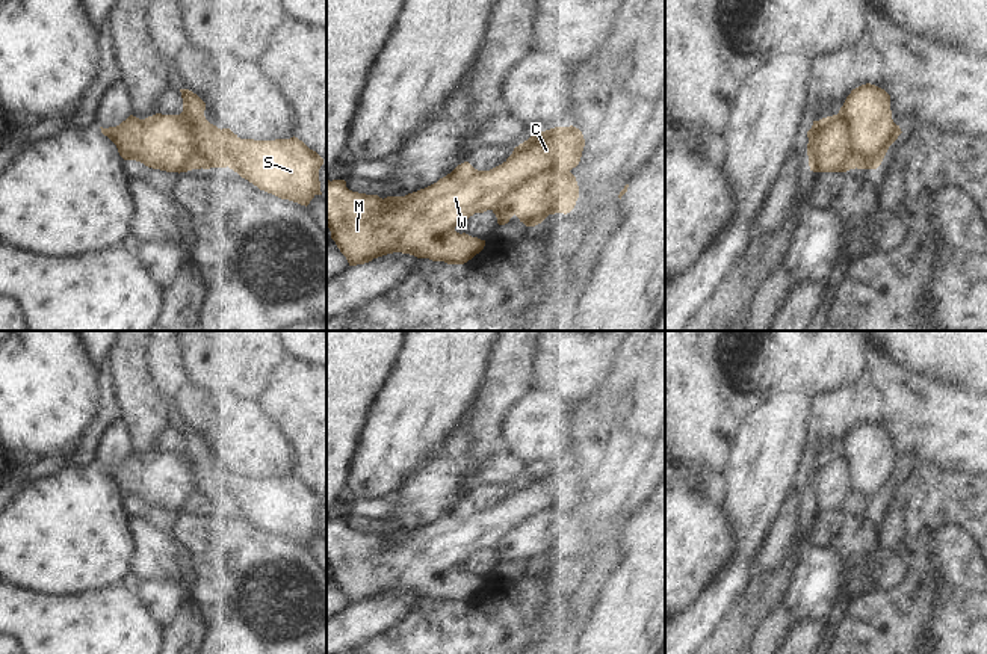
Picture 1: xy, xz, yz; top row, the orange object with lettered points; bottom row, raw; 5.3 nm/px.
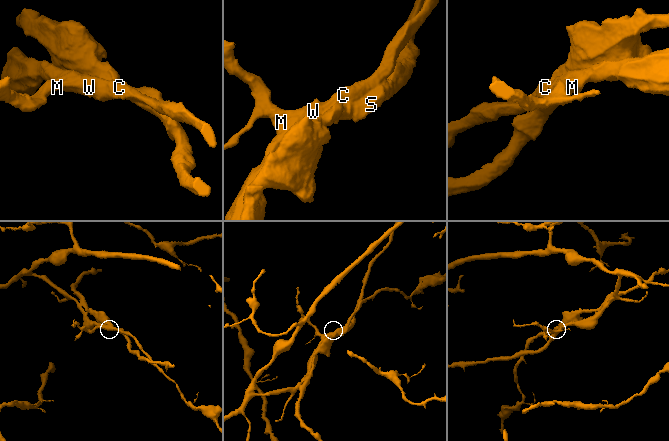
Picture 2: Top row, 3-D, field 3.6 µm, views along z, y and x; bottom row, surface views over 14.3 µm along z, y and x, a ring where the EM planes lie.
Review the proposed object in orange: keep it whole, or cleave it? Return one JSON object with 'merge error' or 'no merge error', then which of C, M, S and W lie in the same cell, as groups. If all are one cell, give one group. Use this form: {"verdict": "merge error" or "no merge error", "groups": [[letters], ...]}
{"verdict": "merge error", "groups": [["C", "M", "W"], ["S"]]}

